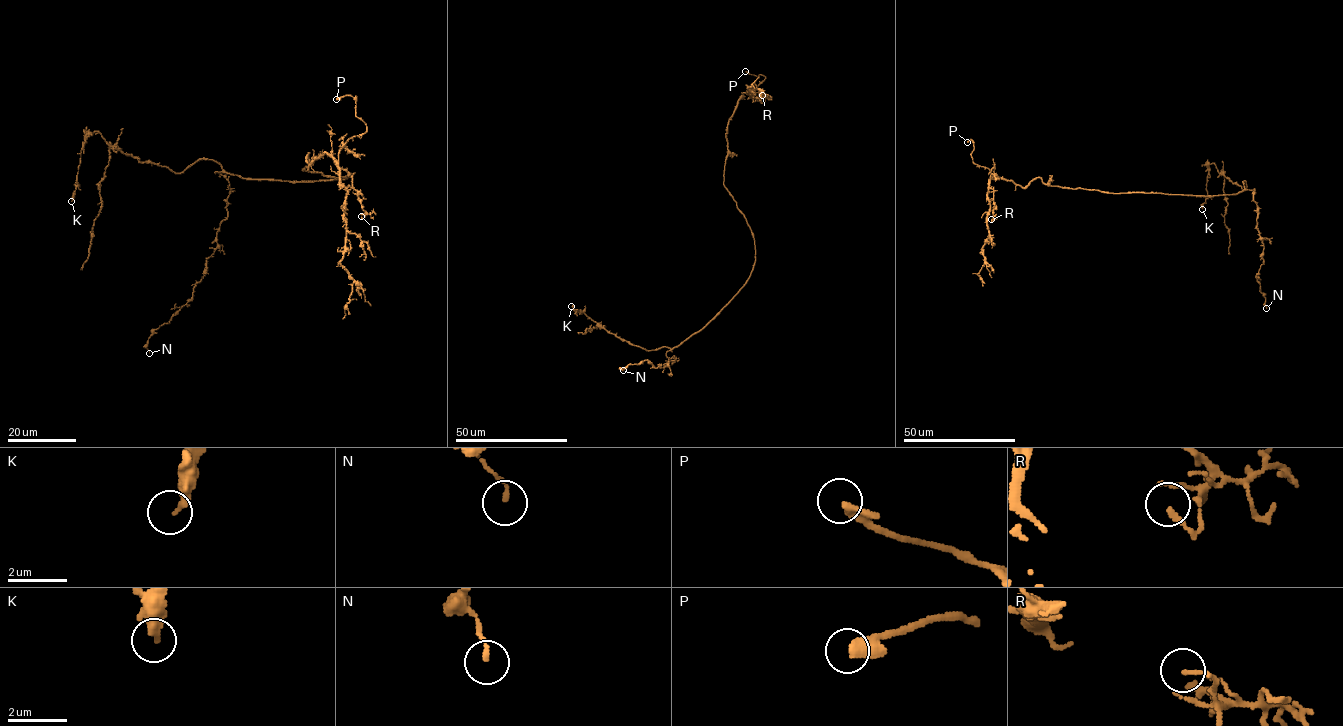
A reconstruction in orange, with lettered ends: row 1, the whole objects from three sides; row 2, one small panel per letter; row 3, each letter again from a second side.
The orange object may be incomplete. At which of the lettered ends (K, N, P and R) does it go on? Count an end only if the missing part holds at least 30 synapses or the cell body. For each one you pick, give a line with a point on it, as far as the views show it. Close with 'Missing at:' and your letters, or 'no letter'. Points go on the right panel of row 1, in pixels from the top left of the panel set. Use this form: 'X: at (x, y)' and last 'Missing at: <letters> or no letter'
P: at (967, 142)
Missing at: P

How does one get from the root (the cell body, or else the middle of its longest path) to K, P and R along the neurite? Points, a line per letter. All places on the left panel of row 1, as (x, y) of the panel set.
K: (351, 176), (248, 180), (207, 159), (175, 173), (113, 149), (95, 131), (82, 148), (71, 201)
P: (351, 176), (303, 170), (308, 153), (308, 168), (323, 153), (337, 162), (366, 131), (355, 100), (336, 99)
R: (351, 176), (303, 170), (310, 164), (308, 153), (308, 168), (328, 153), (349, 174), (366, 213), (361, 216)

